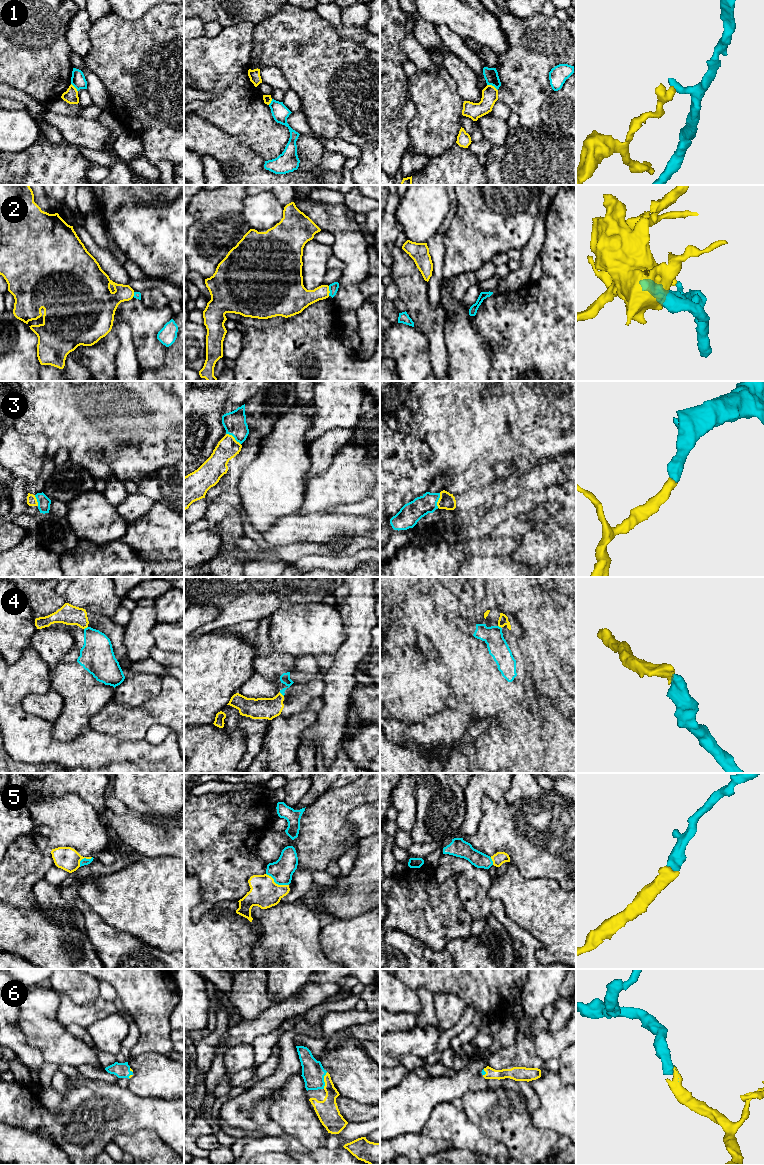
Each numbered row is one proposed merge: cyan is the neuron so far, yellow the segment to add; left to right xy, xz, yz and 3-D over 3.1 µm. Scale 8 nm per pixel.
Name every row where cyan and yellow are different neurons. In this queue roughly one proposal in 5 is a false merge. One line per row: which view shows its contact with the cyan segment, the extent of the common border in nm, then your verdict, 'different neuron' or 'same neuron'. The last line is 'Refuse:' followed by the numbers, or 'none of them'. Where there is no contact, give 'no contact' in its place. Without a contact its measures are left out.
1: contact in yz; length 100 nm; different neuron
2: contact in xz; length 80 nm; different neuron
3: contact in xz; length 150 nm; same neuron
4: contact in xz; length 50 nm; different neuron
5: contact in xz; length 200 nm; same neuron
6: contact in xz; length 140 nm; same neuron
Refuse: 1, 2, 4

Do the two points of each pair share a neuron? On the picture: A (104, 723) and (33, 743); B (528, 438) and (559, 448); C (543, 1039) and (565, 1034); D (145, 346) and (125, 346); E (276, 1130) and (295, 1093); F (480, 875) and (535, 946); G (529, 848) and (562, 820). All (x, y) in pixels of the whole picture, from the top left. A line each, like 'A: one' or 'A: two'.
A: two
B: one
C: one
D: two
E: two
F: one
G: one

